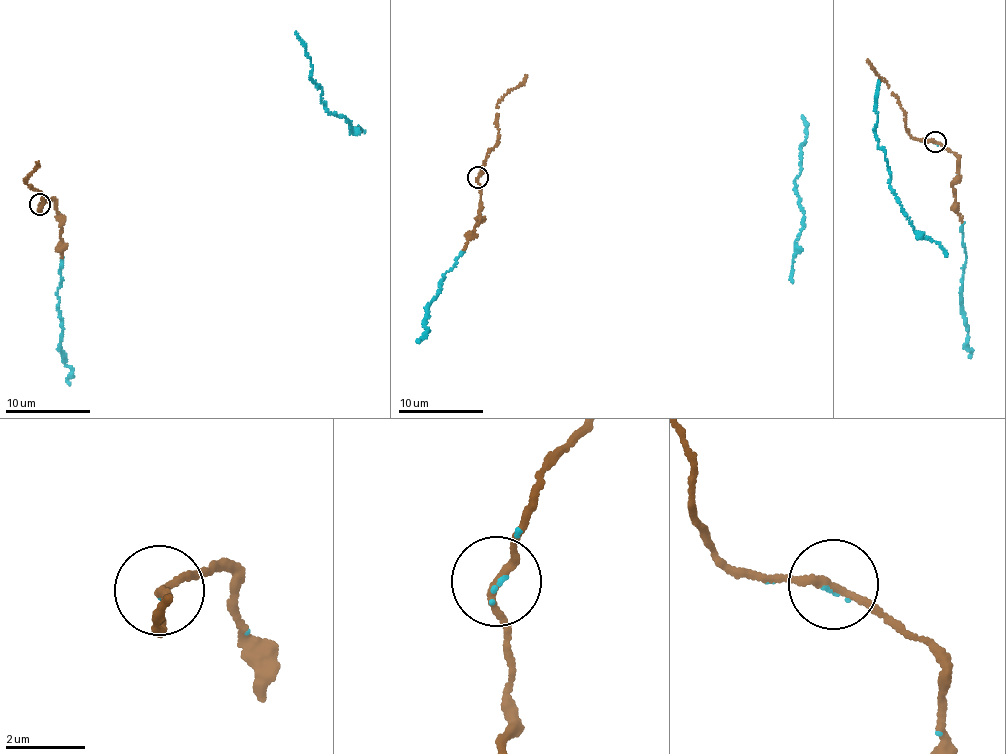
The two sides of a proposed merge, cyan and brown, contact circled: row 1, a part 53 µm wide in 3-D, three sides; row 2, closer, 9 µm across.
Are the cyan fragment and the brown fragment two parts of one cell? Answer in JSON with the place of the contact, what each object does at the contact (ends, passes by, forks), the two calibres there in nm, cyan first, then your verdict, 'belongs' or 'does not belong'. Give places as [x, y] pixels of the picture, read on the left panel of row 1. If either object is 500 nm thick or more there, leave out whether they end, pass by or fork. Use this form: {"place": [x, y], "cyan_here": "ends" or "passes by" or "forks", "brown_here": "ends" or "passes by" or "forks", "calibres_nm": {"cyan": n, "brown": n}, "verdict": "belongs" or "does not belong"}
{"place": [40, 204], "cyan_here": "ends", "brown_here": "passes by", "calibres_nm": {"cyan": 60, "brown": 170}, "verdict": "belongs"}

